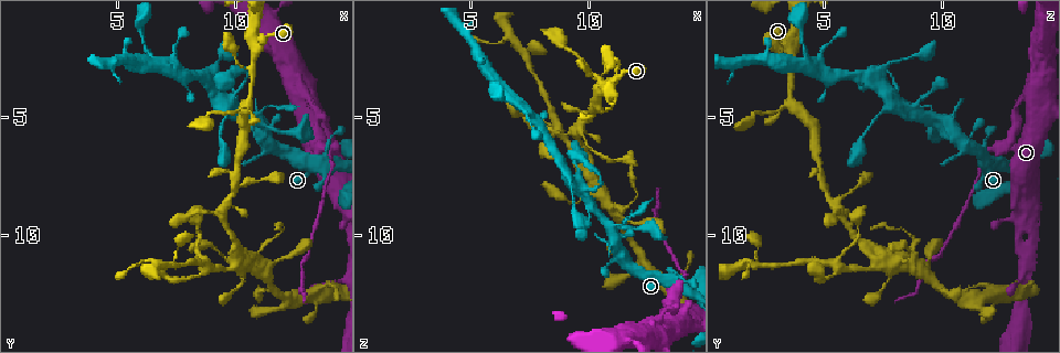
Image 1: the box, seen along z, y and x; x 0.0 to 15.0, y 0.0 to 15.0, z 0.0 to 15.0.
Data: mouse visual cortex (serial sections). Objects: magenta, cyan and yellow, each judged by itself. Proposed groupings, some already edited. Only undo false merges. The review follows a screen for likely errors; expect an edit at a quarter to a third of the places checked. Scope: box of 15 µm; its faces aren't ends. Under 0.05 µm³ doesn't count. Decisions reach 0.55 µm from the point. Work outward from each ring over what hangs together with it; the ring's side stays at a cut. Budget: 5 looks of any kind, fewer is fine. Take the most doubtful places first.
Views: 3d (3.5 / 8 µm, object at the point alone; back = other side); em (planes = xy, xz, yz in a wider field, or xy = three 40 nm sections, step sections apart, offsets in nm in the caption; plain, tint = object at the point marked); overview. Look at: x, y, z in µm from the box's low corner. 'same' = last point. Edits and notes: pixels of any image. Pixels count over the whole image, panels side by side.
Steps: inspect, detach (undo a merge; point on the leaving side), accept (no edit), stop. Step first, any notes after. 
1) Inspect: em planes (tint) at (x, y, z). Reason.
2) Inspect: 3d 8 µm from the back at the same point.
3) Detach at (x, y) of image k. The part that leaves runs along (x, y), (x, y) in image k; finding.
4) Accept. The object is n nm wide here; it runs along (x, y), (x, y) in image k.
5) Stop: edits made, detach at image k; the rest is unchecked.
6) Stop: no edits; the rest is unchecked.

Inspect: 3d 3.5 µm from the back at (12.9, 4.1, 13.4). Sharp bend.

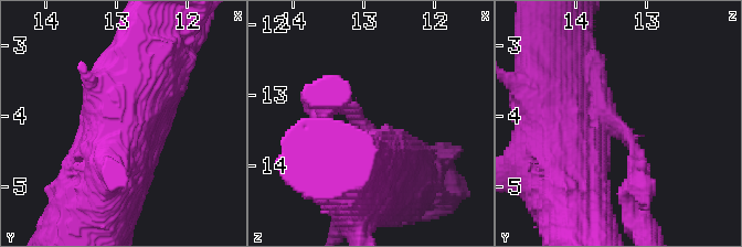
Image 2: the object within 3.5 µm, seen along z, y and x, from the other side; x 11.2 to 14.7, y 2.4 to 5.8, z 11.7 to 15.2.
Inspect: em xy step 5 (tint) at (12.95, 4.15, 13.50). The arms are 200, 600 nm wide; now the EM.

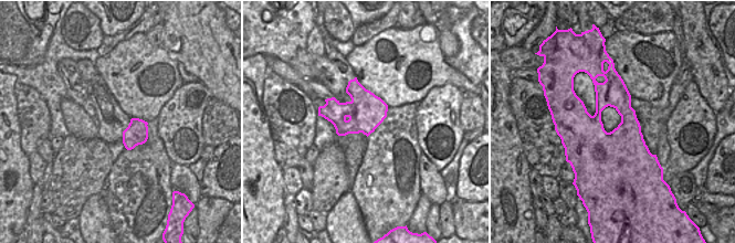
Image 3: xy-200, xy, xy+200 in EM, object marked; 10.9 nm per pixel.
Detach at (638, 159) of image 2. The object is 440 nm wide here; the part that leaves runs along (625, 130), (636, 153), (645, 228) in image 2; a second cell is stuck on.

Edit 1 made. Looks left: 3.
Inspect: overview.

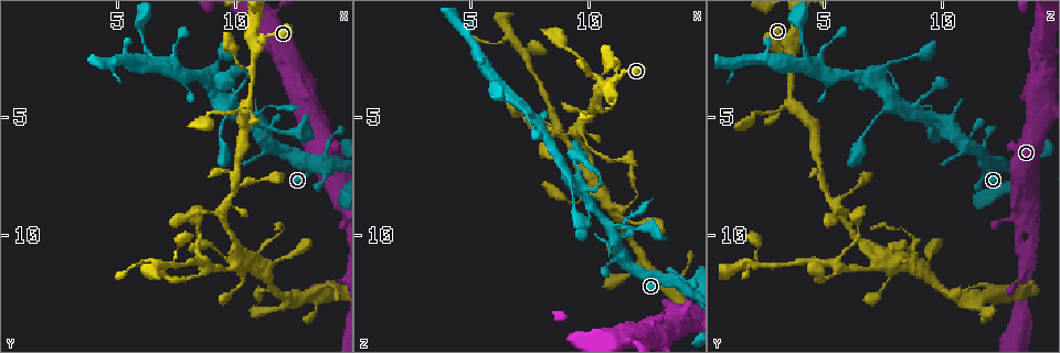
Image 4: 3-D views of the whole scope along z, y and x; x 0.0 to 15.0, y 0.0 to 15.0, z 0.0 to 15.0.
Inspect: 3d 3.5 µm at (10.9, 2.1, 3.6). Abrupt turn.

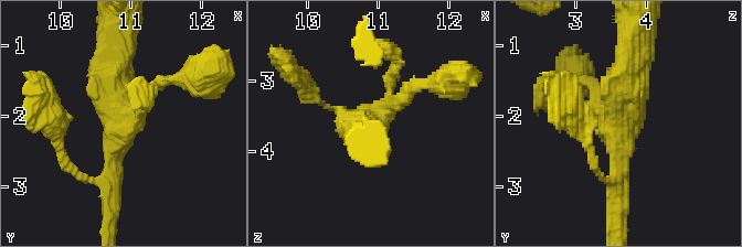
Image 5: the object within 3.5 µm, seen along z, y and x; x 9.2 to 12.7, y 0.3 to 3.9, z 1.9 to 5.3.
Inspect: em planes (tint) at (10.90, 2.10, 3.50). Need the tissue.

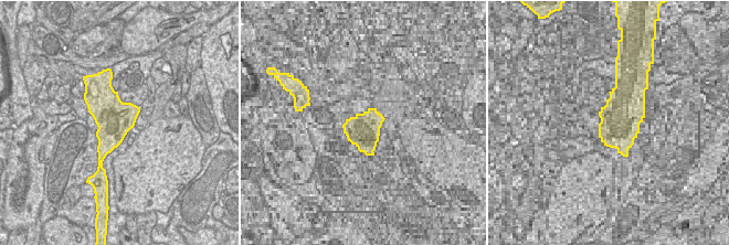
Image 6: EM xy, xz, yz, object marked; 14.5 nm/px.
Accept. It runs along (169, 78), (122, 126), (110, 190) in image 5; one cell here.

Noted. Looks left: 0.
Stop: edits made, detach at image 2; the rest is unchecked.

